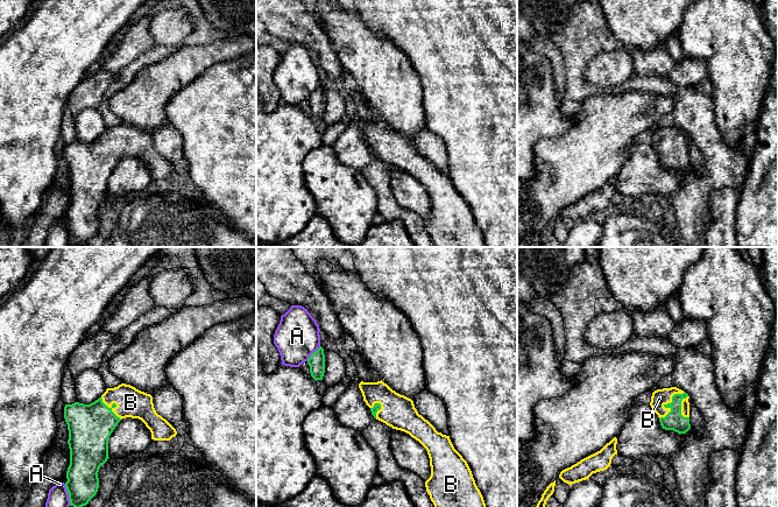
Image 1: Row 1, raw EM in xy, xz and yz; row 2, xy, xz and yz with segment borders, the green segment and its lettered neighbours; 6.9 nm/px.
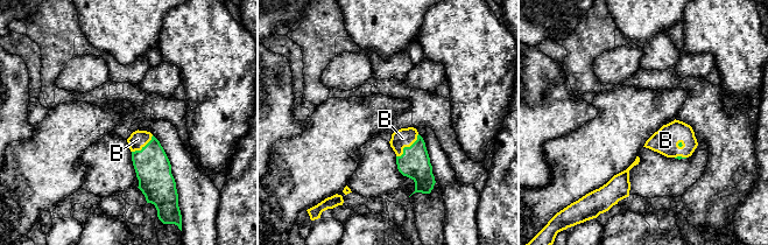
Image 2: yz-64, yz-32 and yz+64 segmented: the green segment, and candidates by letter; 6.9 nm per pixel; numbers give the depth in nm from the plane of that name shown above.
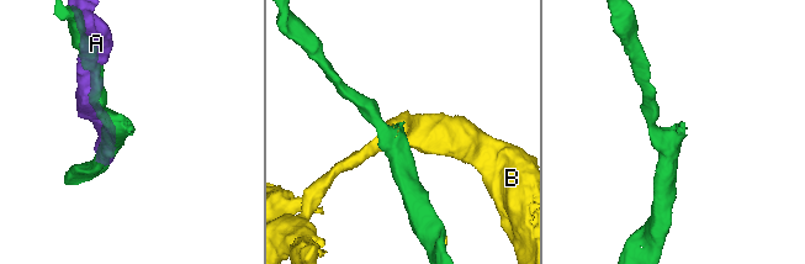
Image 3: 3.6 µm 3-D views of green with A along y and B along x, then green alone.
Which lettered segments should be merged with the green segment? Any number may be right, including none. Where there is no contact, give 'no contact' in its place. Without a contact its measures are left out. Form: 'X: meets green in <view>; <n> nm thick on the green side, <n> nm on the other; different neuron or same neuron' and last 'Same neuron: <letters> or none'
A: meets green in xz; 110 nm thick on the green side, 300 nm on the other; different neuron
B: meets green in yz; 130 nm thick on the green side, 120 nm on the other; same neuron
Same neuron: B

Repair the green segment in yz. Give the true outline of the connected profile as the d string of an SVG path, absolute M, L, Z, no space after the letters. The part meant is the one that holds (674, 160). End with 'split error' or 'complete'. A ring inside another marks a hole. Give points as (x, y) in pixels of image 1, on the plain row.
M671 126L652 132L650 145L658 154L663 168L686 172L691 168L688 133Z; split error

